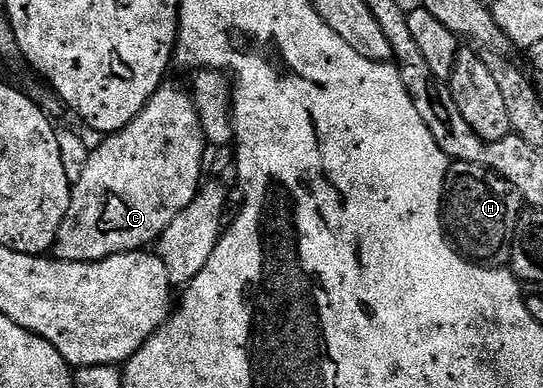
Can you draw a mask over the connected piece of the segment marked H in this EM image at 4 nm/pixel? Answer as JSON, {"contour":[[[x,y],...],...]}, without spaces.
{"contour":[[[457,161],[449,164],[448,177],[444,181],[444,200],[442,202],[442,220],[444,232],[461,257],[485,267],[504,267],[510,257],[505,250],[512,244],[512,233],[522,212],[522,198],[519,191],[506,179],[490,169],[483,169],[474,163]]]}

